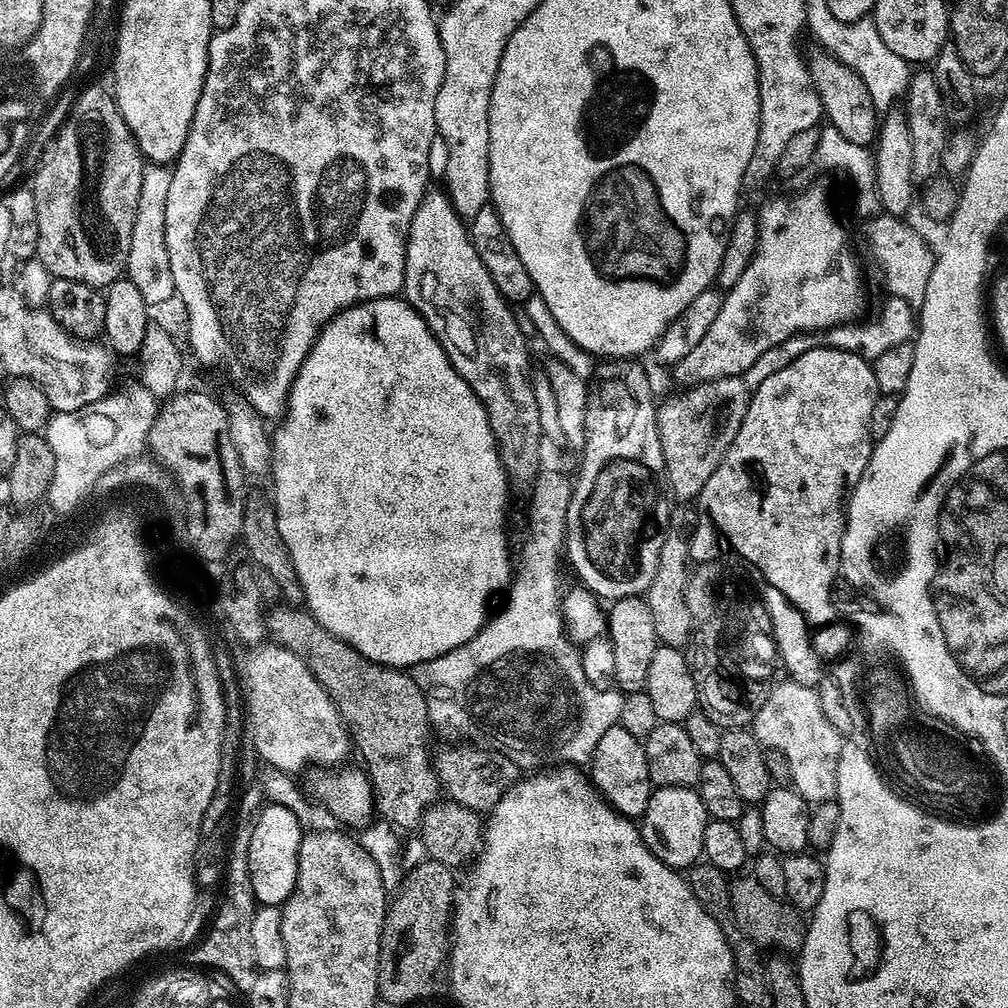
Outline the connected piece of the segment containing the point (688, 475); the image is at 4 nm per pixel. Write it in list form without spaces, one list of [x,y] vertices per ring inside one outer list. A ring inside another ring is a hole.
[[[738,375],[693,384],[681,392],[681,396],[672,396],[659,405],[656,425],[660,427],[665,465],[677,497],[699,497],[738,434],[750,389],[743,375]]]

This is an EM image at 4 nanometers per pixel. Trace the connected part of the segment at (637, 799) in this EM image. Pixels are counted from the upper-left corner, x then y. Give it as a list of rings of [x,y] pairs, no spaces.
[[[621,726],[606,730],[606,734],[598,738],[598,746],[591,757],[591,764],[590,779],[595,784],[597,792],[624,816],[643,817],[654,785],[648,773],[641,737]]]

